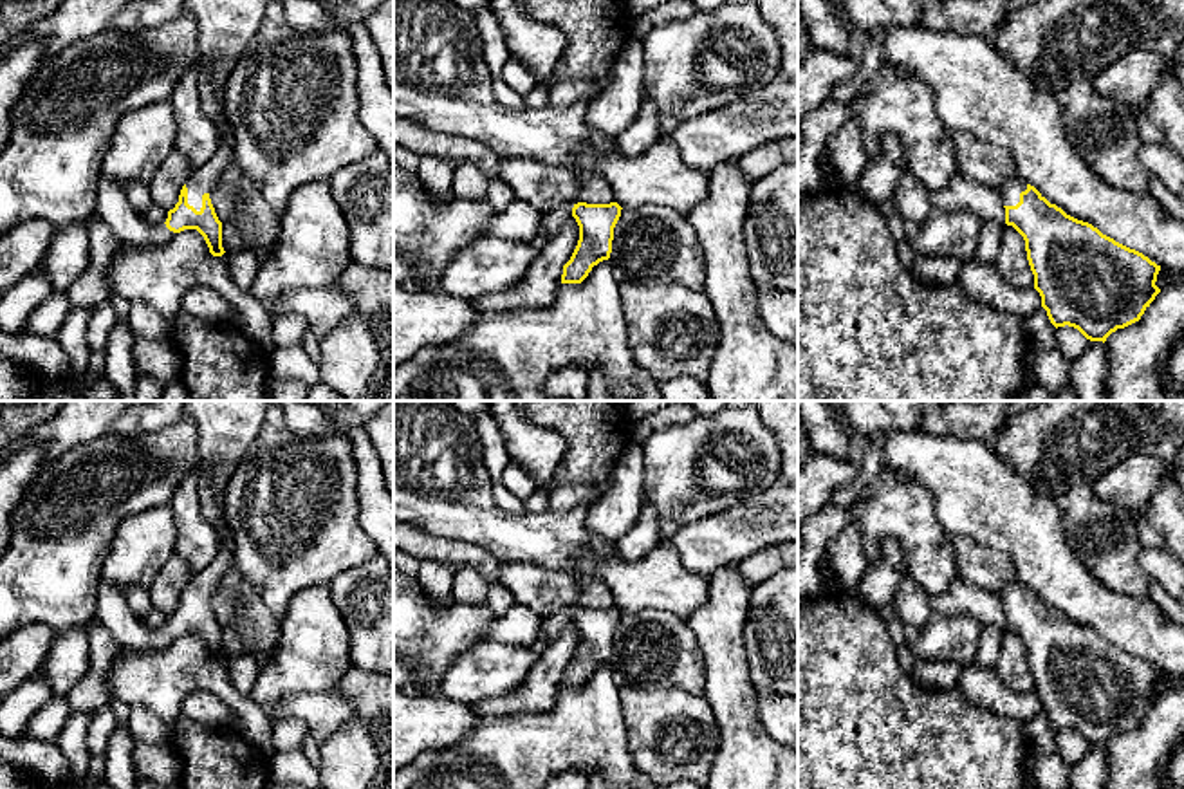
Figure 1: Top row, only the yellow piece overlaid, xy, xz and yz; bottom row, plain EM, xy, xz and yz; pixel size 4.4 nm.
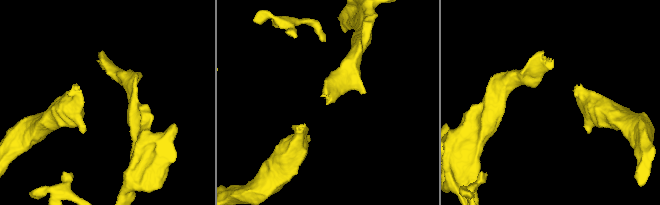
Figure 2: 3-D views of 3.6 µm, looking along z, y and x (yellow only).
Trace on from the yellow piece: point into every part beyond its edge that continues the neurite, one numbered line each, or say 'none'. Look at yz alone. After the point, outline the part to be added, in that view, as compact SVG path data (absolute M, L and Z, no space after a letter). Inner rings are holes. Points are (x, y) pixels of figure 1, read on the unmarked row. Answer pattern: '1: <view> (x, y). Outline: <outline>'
1: yz (1009, 594). Outline: M1018 578L1000 590L996 590L996 596L1002 601L1004 610L1016 610L1020 607L1020 598L1027 594L1027 585L1020 581Z

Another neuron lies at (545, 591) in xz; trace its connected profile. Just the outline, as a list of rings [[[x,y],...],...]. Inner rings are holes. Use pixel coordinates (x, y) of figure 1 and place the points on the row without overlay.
[[[500,562],[500,581],[489,585],[487,605],[504,617],[514,603],[550,617],[579,598],[579,585],[563,571]]]

